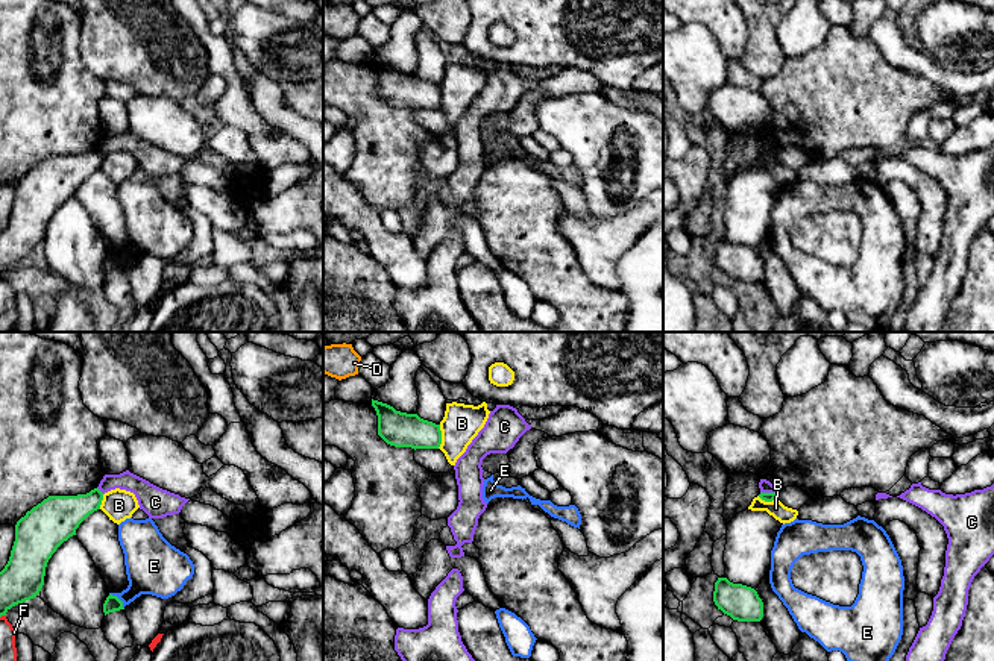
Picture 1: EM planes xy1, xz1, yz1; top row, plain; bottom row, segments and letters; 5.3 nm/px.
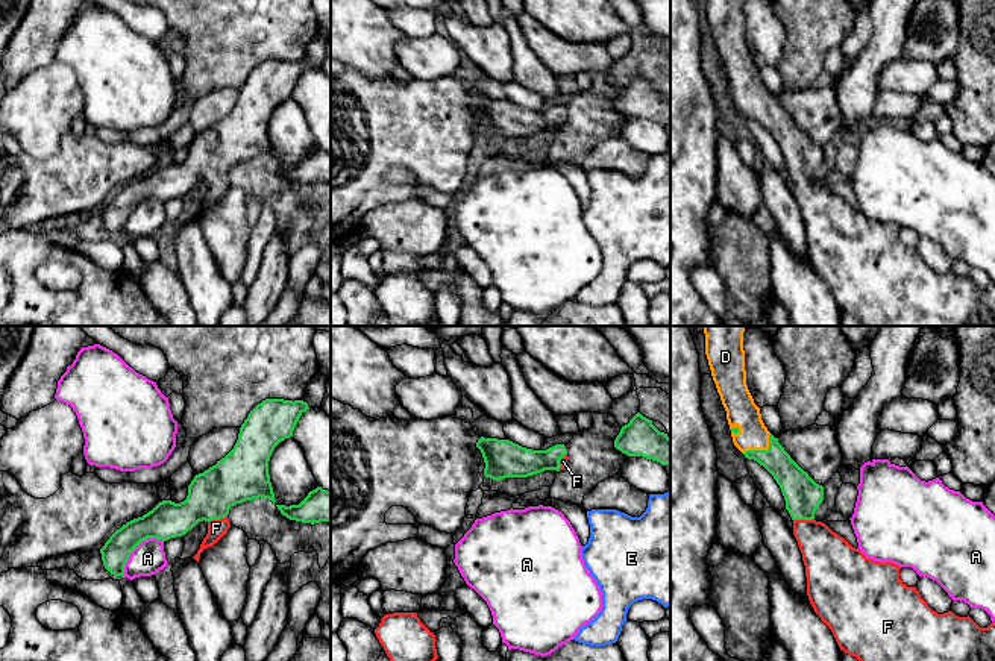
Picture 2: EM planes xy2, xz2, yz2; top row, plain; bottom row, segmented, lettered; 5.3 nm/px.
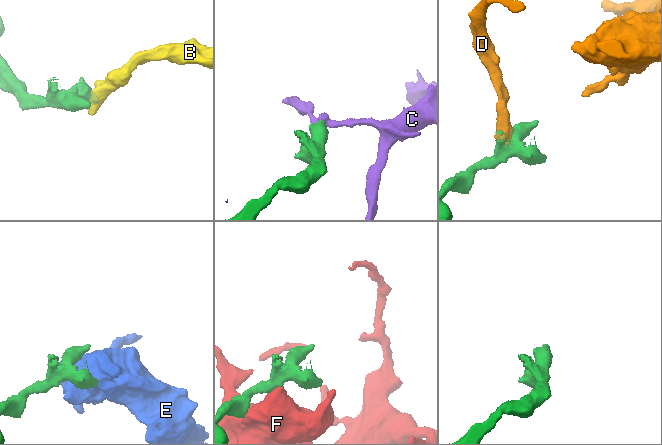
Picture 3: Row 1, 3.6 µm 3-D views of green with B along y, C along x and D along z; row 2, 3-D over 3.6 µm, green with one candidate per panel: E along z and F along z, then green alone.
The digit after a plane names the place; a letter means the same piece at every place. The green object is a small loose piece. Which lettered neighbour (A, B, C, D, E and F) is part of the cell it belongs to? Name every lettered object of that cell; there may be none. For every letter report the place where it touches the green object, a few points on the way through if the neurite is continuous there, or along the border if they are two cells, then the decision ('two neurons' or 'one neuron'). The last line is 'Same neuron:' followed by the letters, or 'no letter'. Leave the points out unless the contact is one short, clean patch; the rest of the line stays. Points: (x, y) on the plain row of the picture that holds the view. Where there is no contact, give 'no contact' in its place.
A: xy2 (134, 208) | two neurons
B: xz1 (440, 97) | along xz1 (440, 85), (440, 105), (437, 108) | two neurons
C: xy1 (99, 150) | along xy1 (97, 147), (103, 153) | two neurons
D: yz2 (763, 111) | across yz2 (795, 144), (763, 111), (750, 96), (740, 70) | one neuron
E: xy1 (119, 260) | along xy1 (110, 253), (122, 263), (123, 269) | two neurons
F: yz2 (803, 179) | across yz2 (803, 156), (803, 179), (806, 190), (828, 219) | one neuron
Same neuron: D, F

